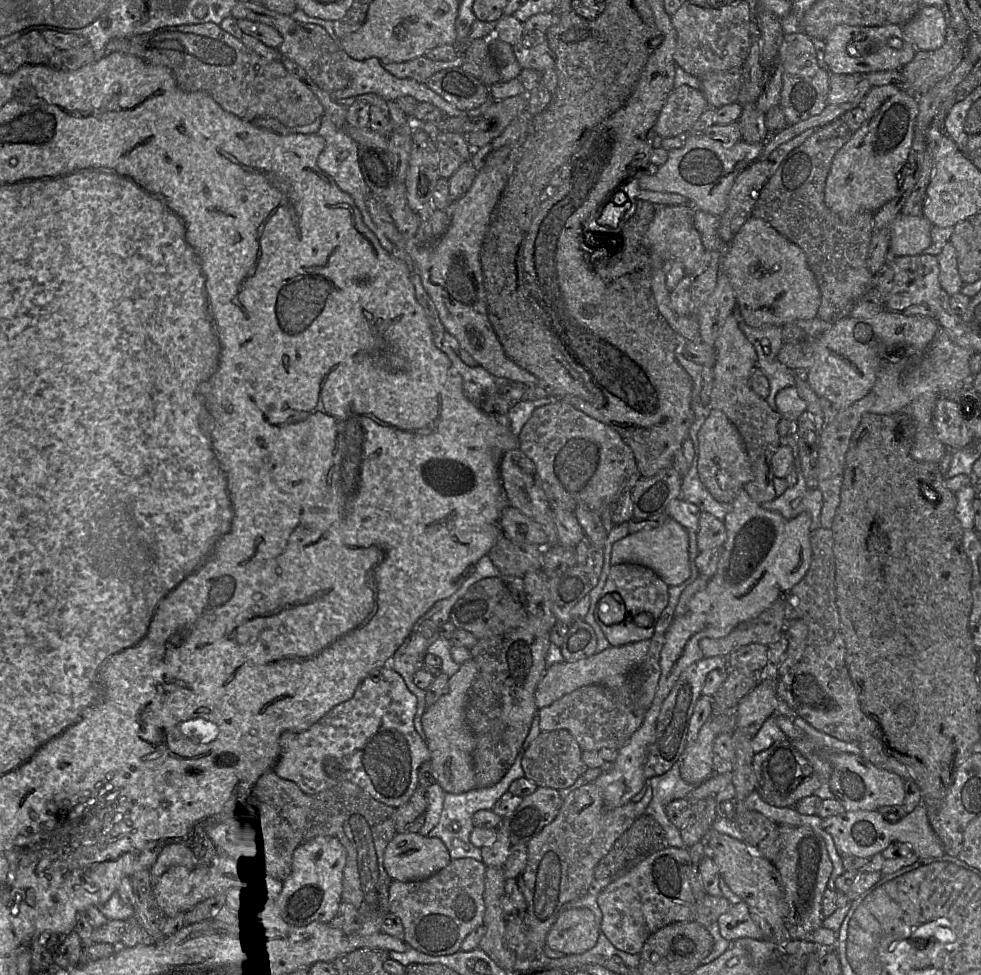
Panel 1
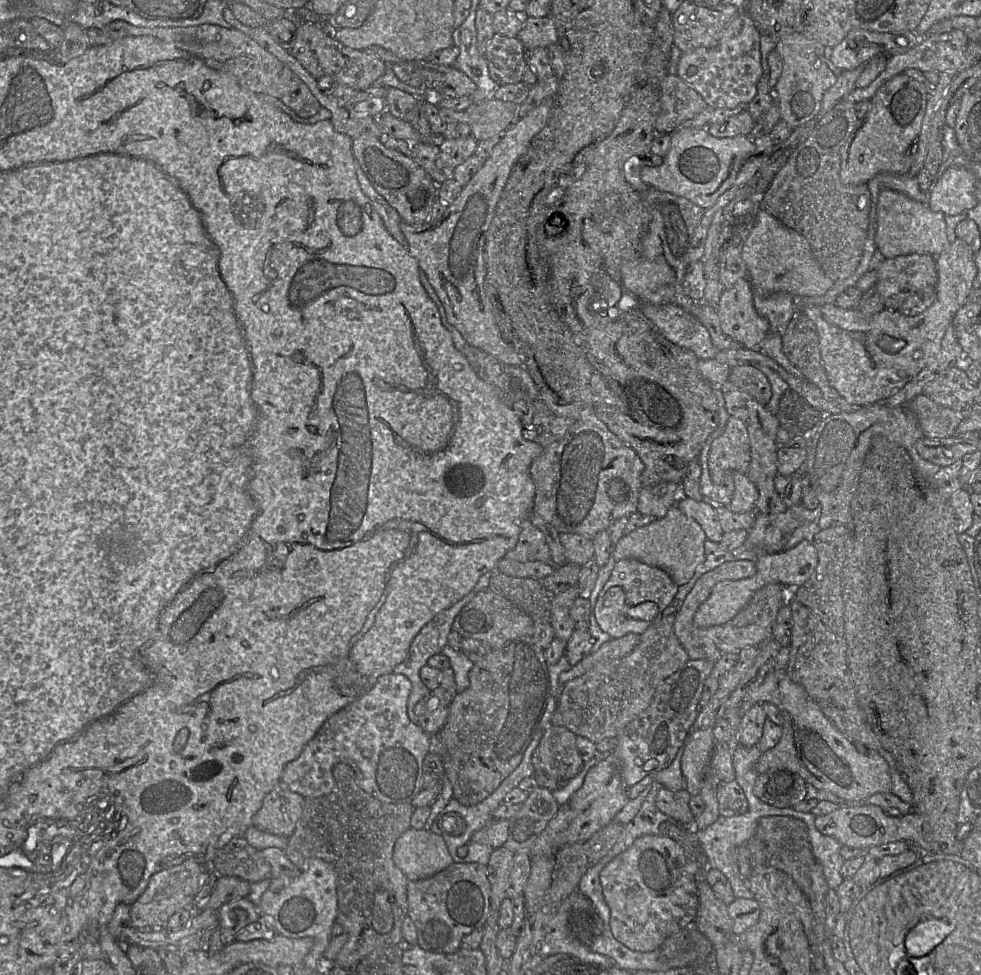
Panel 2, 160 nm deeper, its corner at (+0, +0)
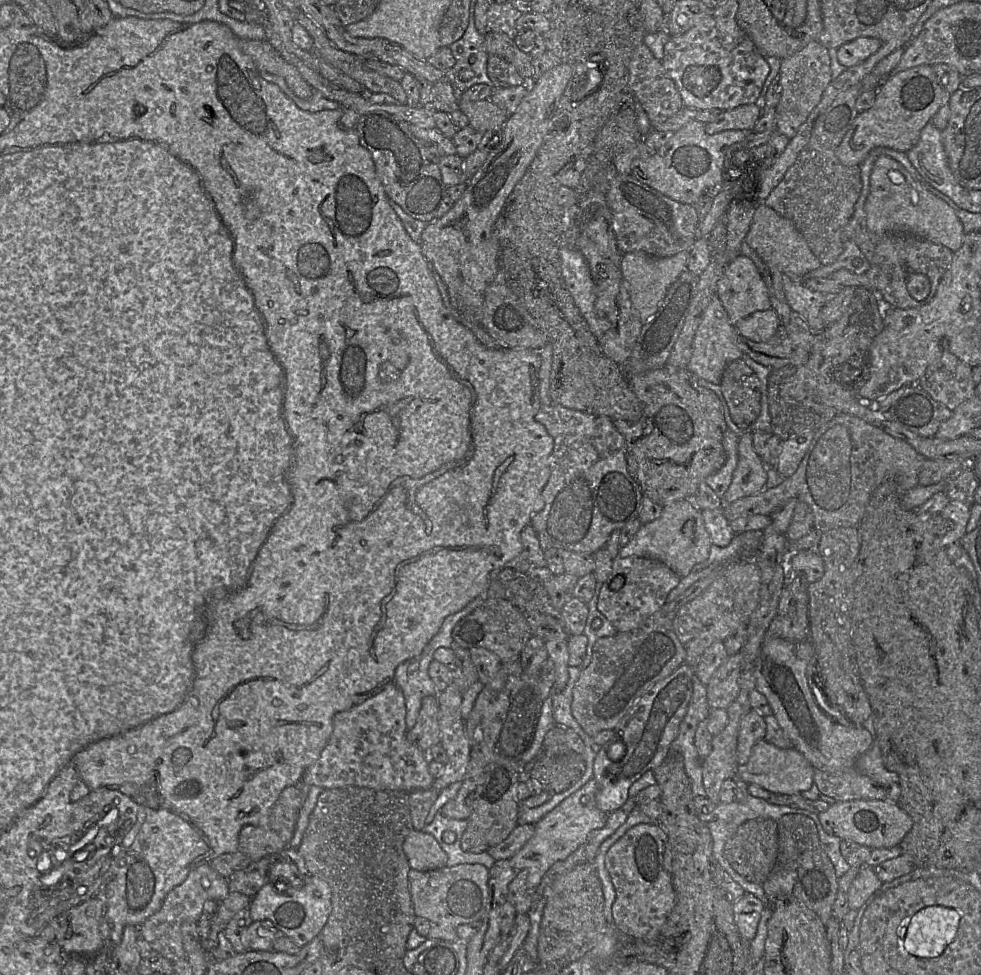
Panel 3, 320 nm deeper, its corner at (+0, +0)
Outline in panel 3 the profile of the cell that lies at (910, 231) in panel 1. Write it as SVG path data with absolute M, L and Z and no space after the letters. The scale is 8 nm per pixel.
M881 155L870 175L870 192L865 202L866 225L875 234L907 233L941 244L953 252L964 240L964 229L954 208L927 190L902 164Z

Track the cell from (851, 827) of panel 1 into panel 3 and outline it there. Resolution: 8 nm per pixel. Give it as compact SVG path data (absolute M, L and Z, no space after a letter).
M883 800L836 801L817 815L827 834L871 849L898 846L913 826L912 818L898 803Z

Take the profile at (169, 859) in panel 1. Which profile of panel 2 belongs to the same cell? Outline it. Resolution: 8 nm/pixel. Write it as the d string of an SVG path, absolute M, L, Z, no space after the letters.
M187 859L177 866L153 874L142 895L131 904L130 924L137 928L166 927L169 918L182 908L193 908L197 894L210 878L211 864L197 859Z

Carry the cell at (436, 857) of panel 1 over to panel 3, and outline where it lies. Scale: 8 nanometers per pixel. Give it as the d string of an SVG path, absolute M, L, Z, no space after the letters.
M413 829L403 843L412 870L427 872L447 867L448 855L429 833Z

